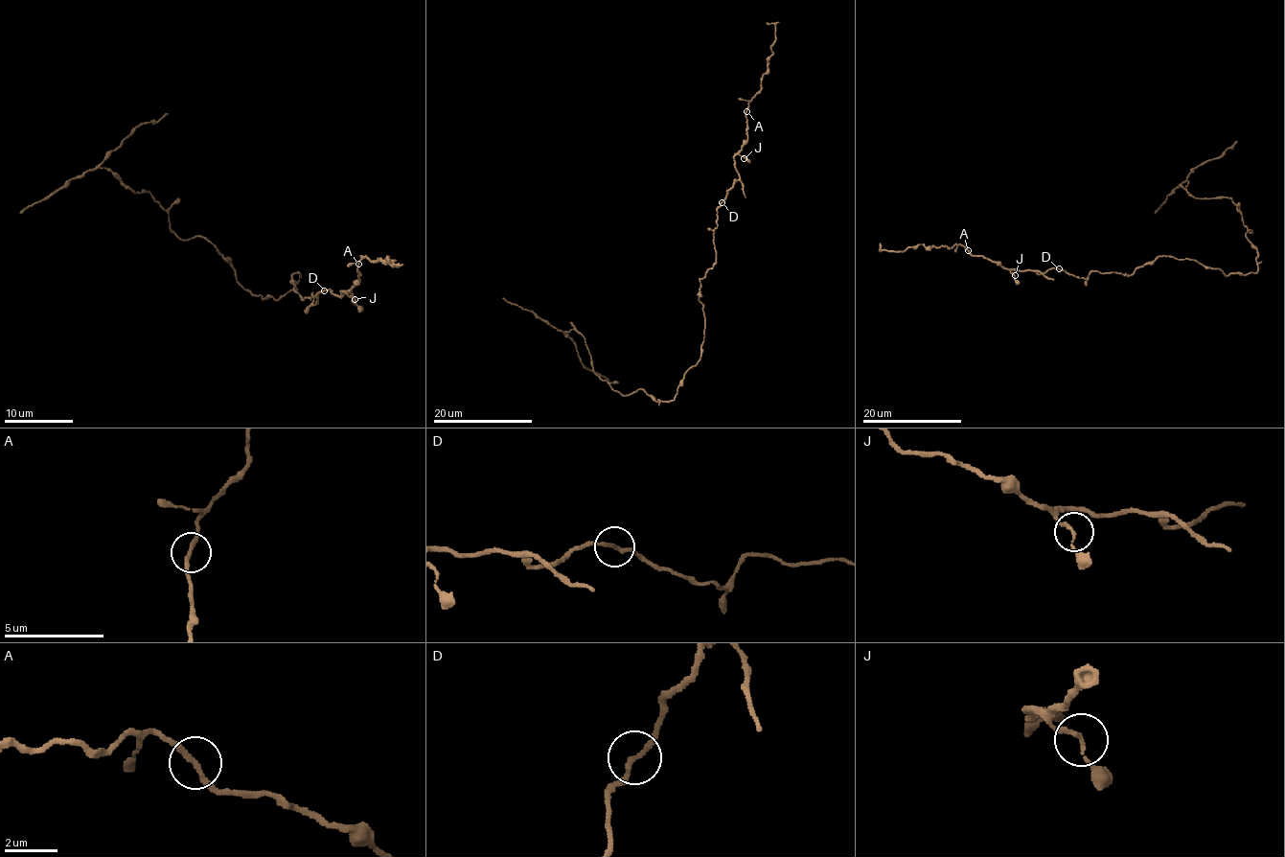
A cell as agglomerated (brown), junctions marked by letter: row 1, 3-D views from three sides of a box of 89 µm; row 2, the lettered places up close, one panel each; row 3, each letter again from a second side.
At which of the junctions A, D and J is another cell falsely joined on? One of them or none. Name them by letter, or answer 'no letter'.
D

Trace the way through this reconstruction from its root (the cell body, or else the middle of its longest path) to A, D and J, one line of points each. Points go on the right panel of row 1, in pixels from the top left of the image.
A: (1184, 259), (1158, 256), (1131, 274), (1091, 271), (1079, 278), (1057, 268), (1042, 273), (1007, 269), (968, 250)
D: (1184, 259), (1158, 256), (1138, 266), (1131, 274), (1091, 271), (1087, 278), (1068, 274), (1058, 268)
J: (1184, 259), (1158, 256), (1131, 274), (1091, 271), (1079, 278), (1057, 268), (1042, 273), (1012, 269), (1015, 274)

